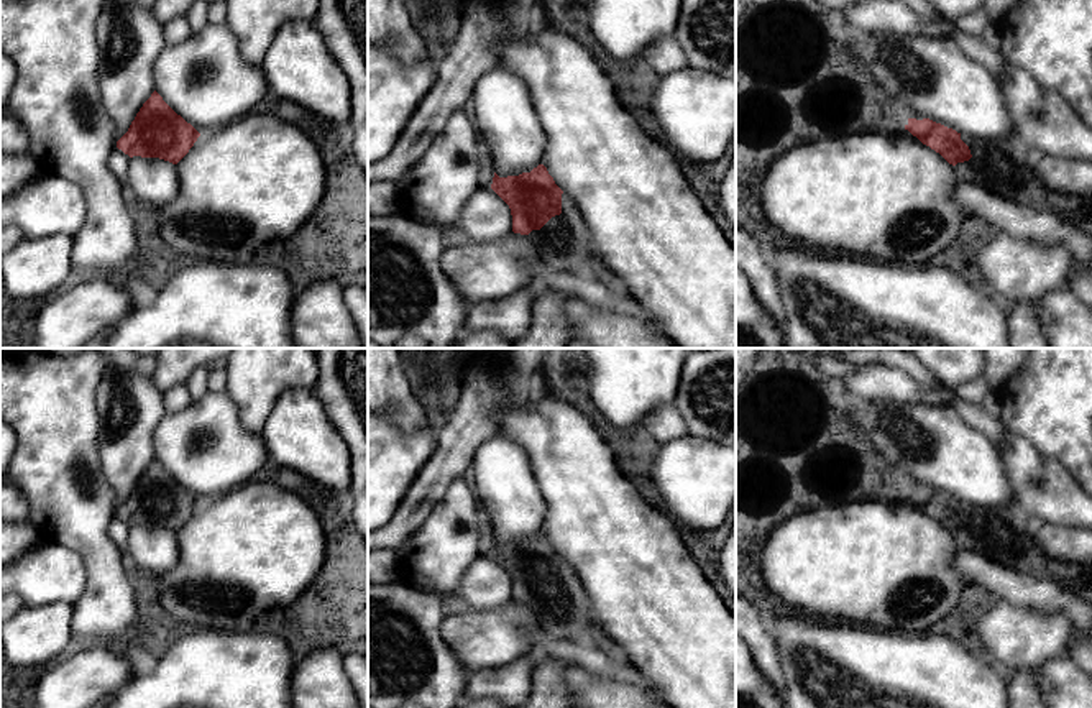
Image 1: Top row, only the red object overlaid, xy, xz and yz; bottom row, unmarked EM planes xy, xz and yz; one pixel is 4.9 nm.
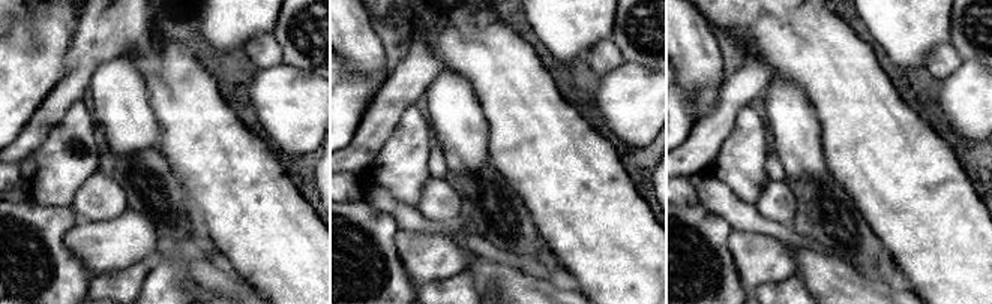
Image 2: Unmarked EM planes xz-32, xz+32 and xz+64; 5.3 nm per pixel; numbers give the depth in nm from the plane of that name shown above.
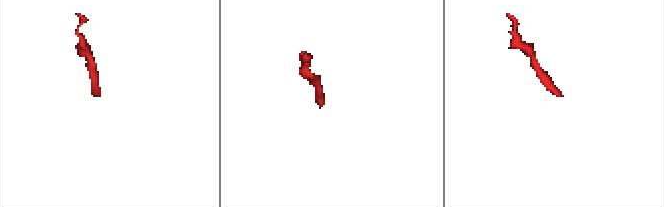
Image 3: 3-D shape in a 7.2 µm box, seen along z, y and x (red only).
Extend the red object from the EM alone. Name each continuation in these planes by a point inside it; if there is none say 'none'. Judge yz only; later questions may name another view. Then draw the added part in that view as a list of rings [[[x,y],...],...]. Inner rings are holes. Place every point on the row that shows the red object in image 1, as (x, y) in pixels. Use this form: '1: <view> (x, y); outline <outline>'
1: yz (1005, 168); outline [[[967,135],[961,140],[972,158],[954,168],[962,181],[985,189],[1036,212],[1054,214],[1092,235],[1092,194],[1074,195],[1046,189],[1033,168],[1033,154],[1013,138],[982,141]]]

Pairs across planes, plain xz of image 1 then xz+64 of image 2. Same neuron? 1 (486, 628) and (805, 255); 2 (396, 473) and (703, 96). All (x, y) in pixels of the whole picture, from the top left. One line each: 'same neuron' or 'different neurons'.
1: different neurons
2: different neurons

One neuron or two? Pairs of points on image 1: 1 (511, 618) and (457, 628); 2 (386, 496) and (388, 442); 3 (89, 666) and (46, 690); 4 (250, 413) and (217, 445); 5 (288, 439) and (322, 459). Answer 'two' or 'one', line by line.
1: one
2: one
3: one
4: two
5: one

